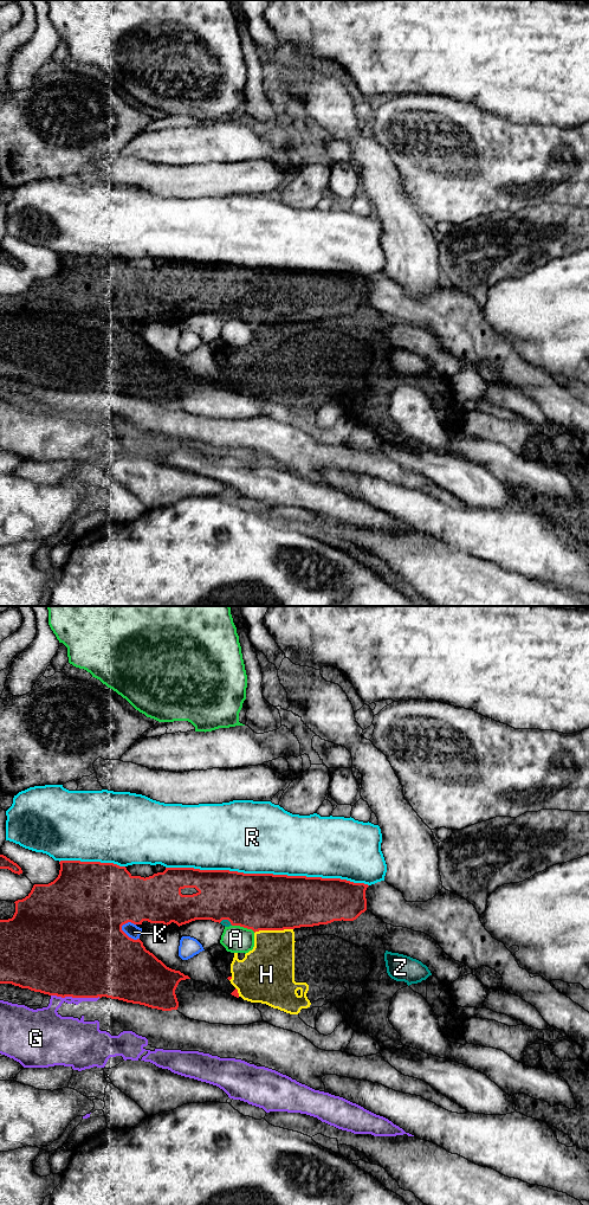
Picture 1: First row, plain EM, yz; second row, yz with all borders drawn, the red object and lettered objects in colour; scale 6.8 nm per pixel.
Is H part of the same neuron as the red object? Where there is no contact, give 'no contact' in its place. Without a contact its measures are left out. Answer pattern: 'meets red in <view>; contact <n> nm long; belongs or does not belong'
meets red in yz; contact 260 nm long; belongs

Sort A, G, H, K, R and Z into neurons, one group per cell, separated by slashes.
A / G / H / K / R / Z

